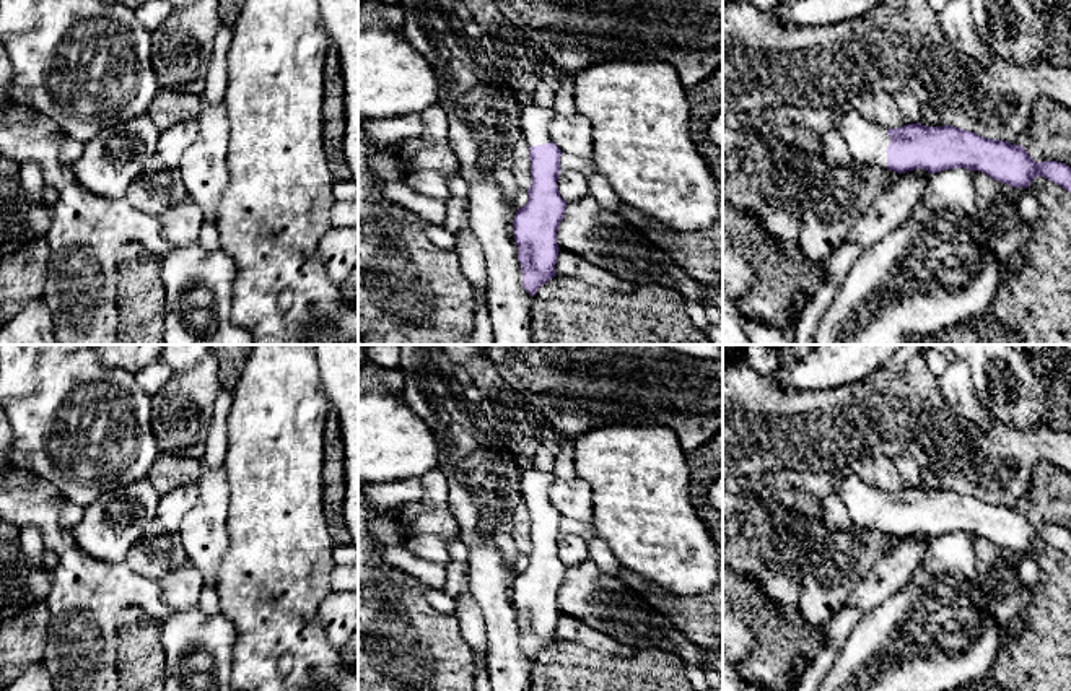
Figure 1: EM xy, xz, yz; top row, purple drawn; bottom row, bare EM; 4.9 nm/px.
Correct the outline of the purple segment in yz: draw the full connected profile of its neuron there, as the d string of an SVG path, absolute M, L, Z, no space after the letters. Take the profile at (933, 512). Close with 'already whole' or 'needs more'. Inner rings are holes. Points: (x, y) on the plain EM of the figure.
M848 473L828 494L842 499L856 527L871 532L898 538L918 532L929 538L964 532L1014 553L1027 553L1042 540L1071 556L1071 532L1064 527L1035 527L1019 507L983 502L952 489L926 491L916 486L887 494Z | needs more

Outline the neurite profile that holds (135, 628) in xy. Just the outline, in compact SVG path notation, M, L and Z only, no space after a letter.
M143 608L124 610L117 624L119 691L164 691L161 628Z

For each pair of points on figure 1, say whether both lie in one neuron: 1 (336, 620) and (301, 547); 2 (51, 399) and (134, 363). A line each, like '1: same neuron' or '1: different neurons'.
1: different neurons
2: different neurons

